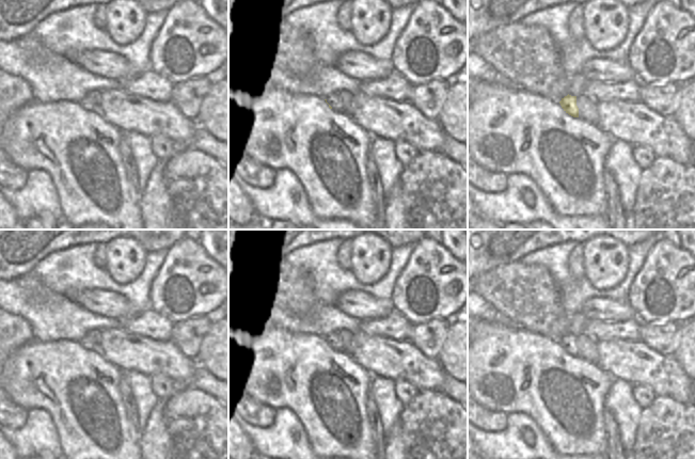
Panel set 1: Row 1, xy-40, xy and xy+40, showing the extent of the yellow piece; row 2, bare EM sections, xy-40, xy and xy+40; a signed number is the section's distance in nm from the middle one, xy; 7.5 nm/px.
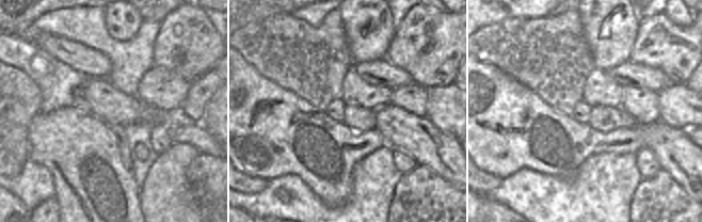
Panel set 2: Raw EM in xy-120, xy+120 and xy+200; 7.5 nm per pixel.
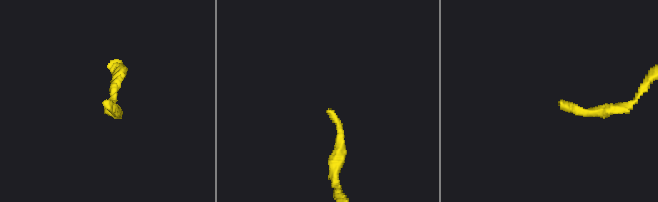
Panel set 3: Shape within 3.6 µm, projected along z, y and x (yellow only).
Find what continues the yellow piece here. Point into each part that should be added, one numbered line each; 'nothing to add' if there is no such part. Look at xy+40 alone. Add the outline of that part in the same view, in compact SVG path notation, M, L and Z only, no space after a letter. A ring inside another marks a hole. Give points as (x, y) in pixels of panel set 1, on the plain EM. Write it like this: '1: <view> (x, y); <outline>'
nothing to add

